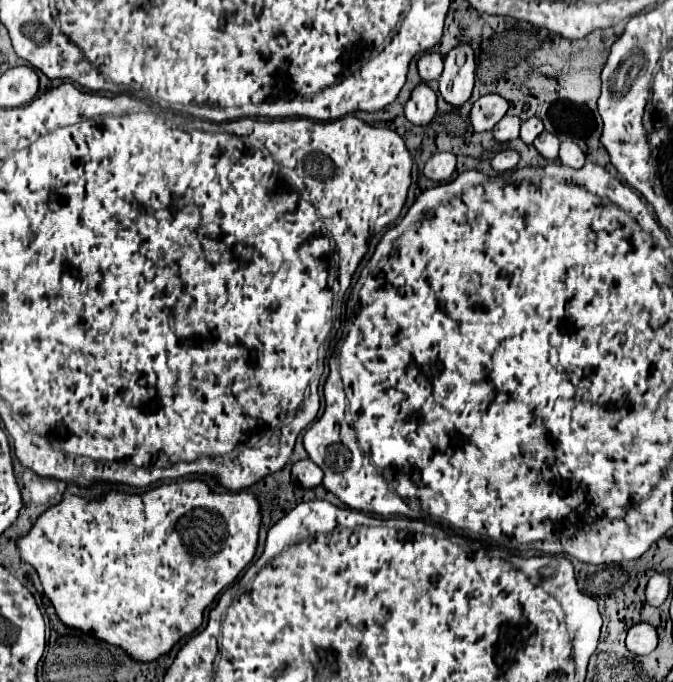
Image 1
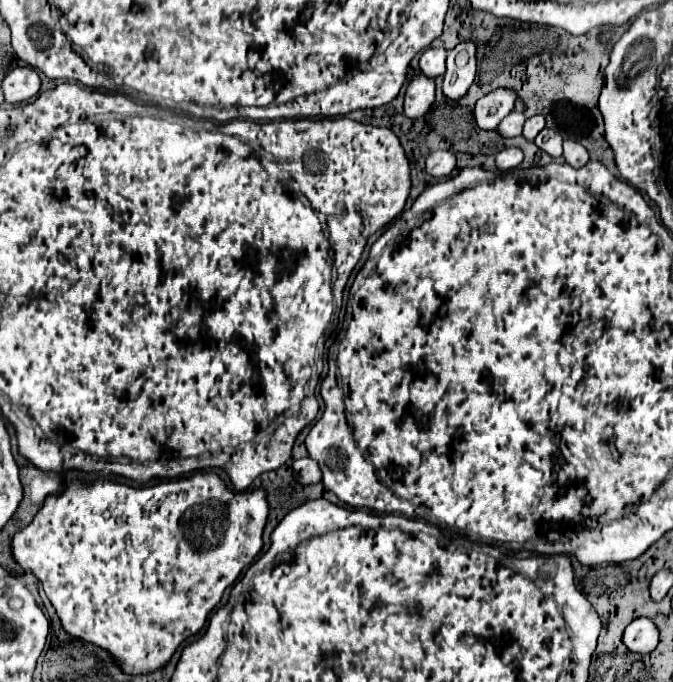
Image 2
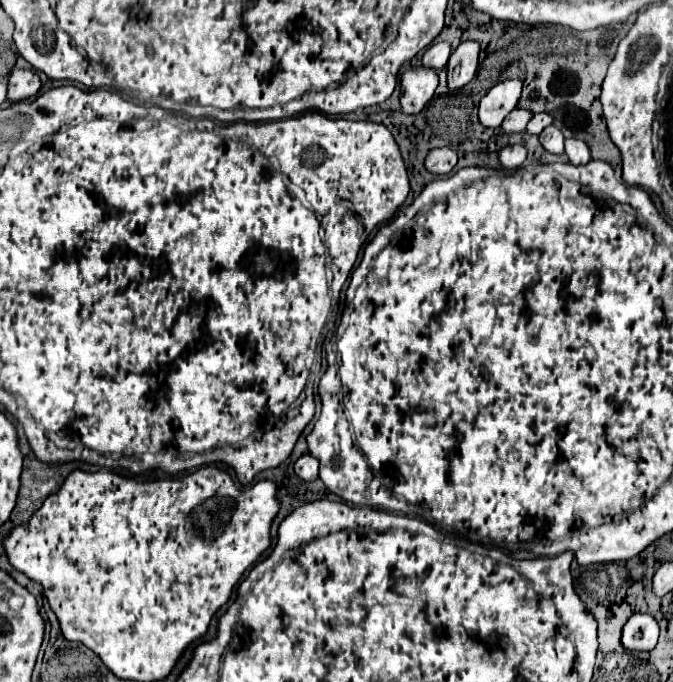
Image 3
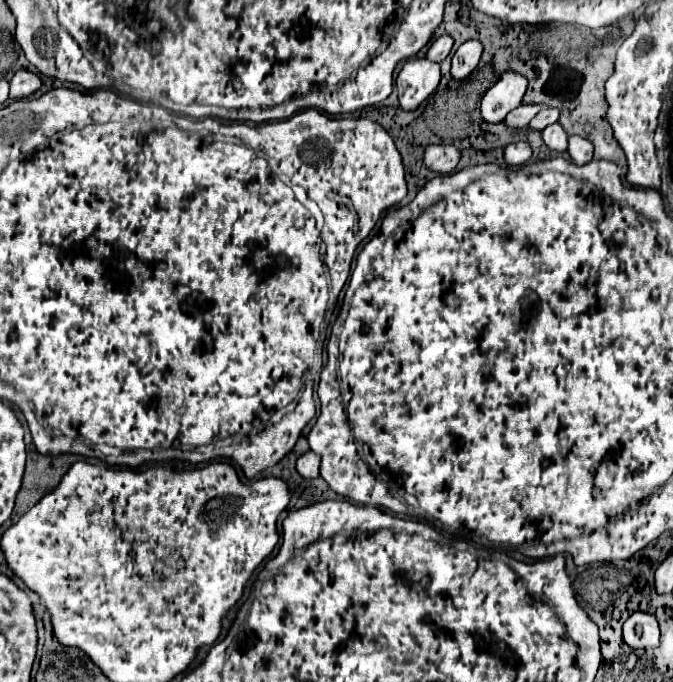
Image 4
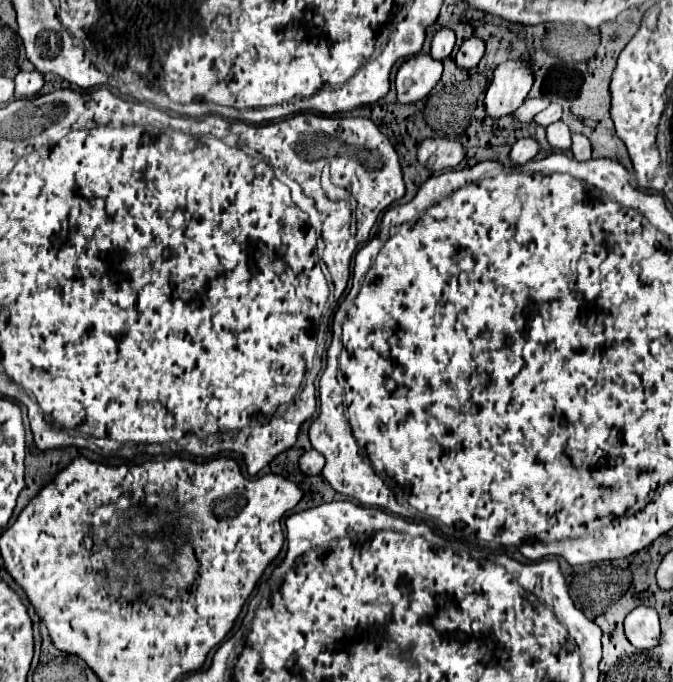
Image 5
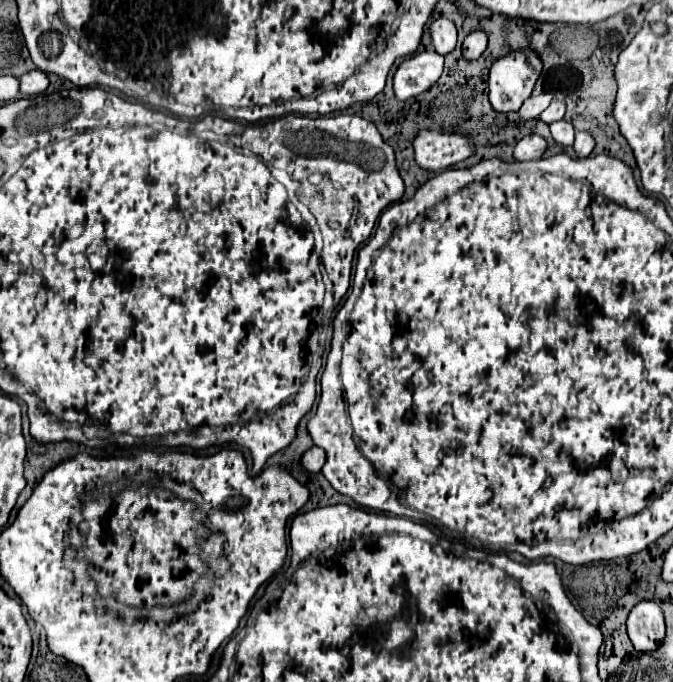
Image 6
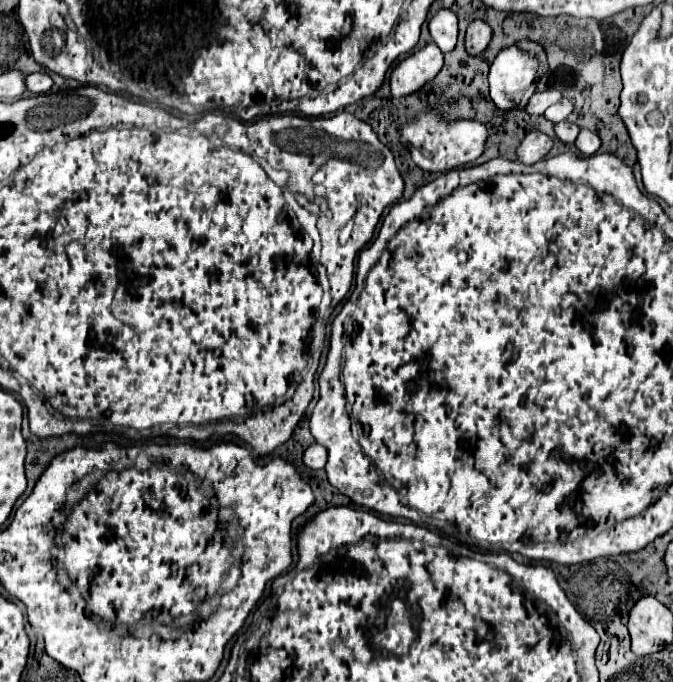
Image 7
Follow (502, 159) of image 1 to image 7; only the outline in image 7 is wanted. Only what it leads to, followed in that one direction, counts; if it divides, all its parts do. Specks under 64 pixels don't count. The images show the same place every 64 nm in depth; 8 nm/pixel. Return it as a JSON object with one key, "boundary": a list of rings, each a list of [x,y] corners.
{"boundary":[[[534,130],[522,140],[522,144],[518,148],[518,158],[524,164],[536,164],[536,162],[544,160],[544,156],[550,150],[552,150],[552,138],[546,136],[544,132]]]}

